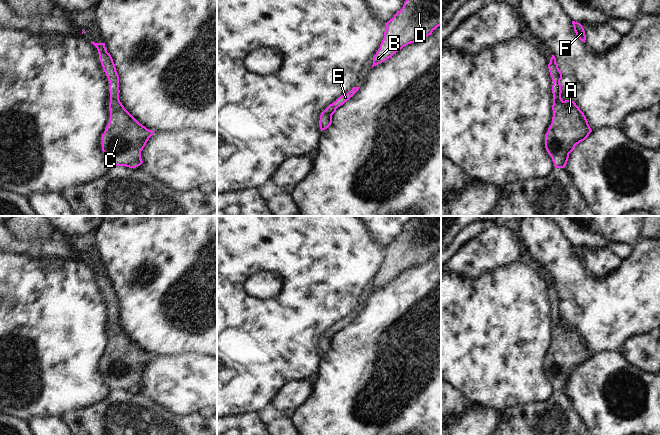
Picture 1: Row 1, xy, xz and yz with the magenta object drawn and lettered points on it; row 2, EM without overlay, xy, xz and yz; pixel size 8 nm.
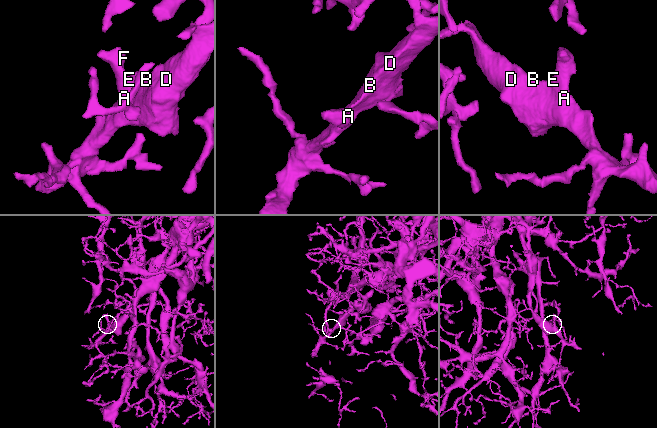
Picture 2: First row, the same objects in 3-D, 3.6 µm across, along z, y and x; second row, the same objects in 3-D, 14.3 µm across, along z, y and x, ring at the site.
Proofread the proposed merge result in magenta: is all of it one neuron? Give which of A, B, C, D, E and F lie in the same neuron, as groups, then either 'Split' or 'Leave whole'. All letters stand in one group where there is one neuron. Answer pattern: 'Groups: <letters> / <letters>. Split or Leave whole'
Groups: A B C D E F. Leave whole.

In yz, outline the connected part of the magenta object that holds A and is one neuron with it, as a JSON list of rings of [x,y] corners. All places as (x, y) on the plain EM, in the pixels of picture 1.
[[[552,279],[548,288],[552,300],[553,341],[552,347],[545,358],[545,372],[551,380],[555,392],[564,392],[569,378],[575,370],[584,365],[592,356],[586,340],[574,325],[561,322],[562,297]]]

